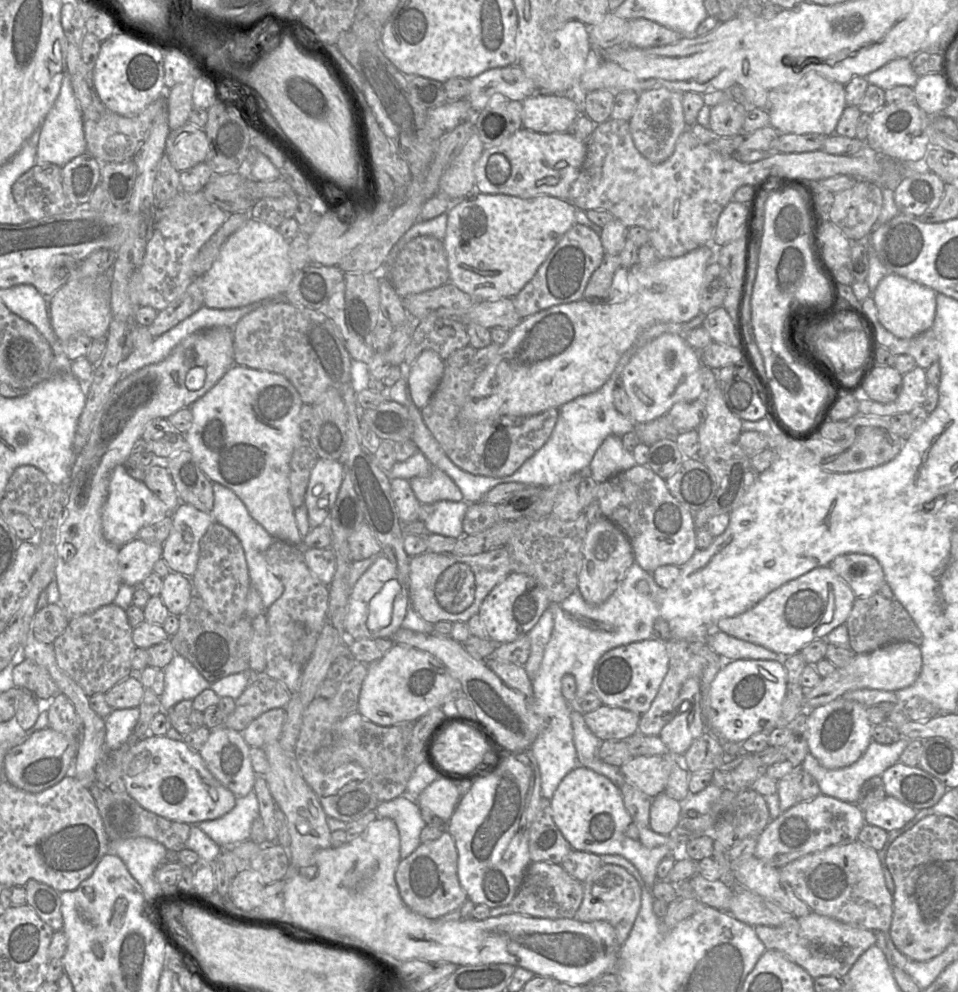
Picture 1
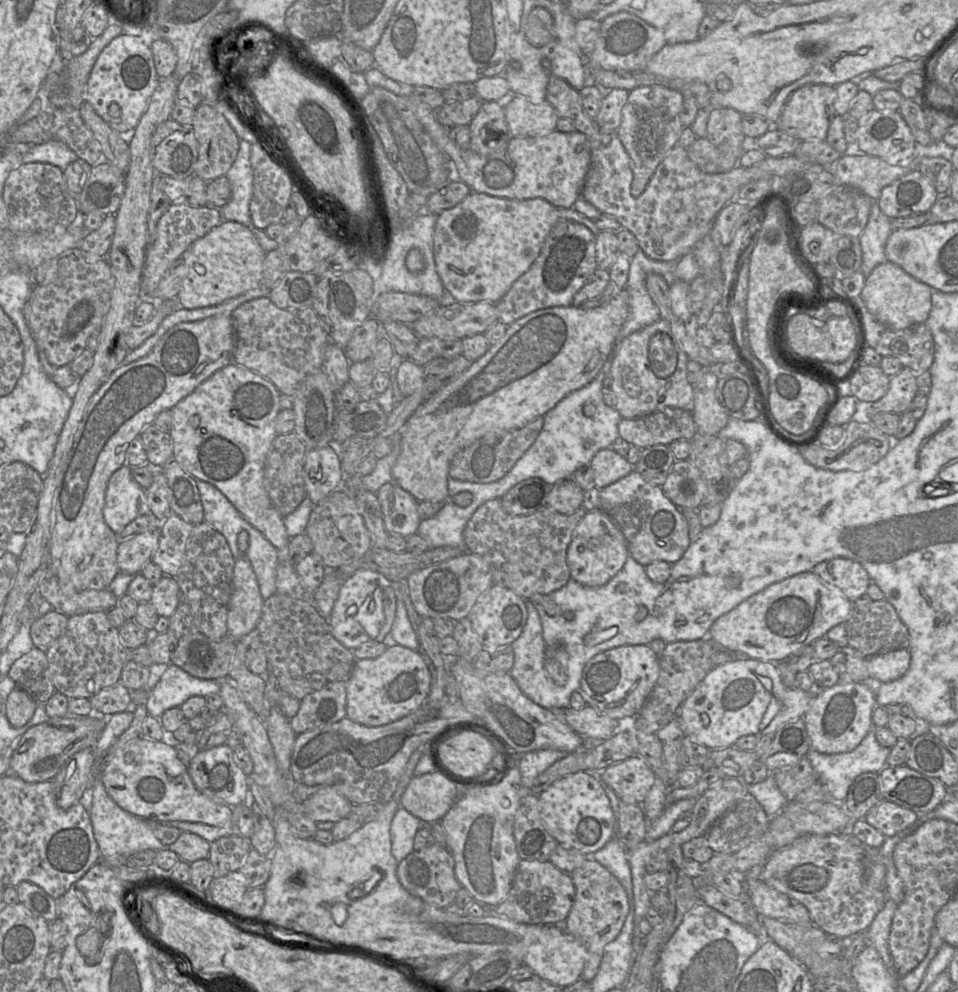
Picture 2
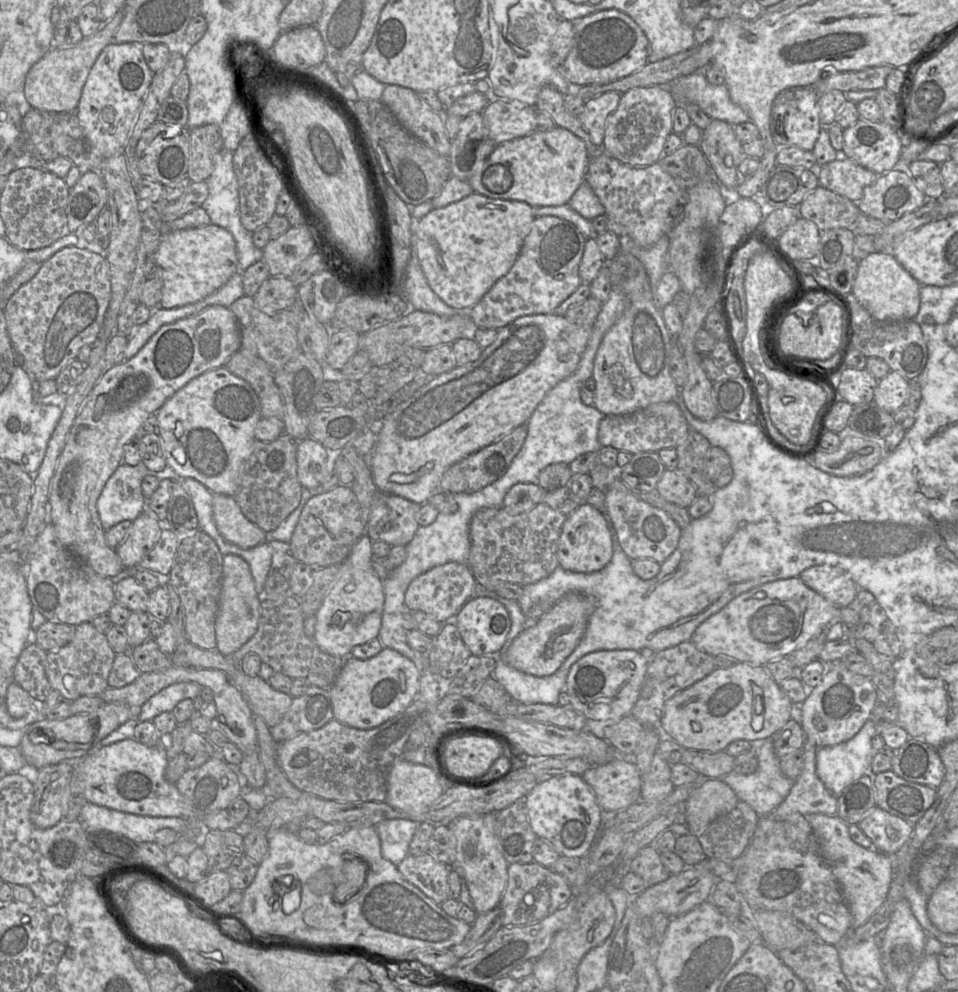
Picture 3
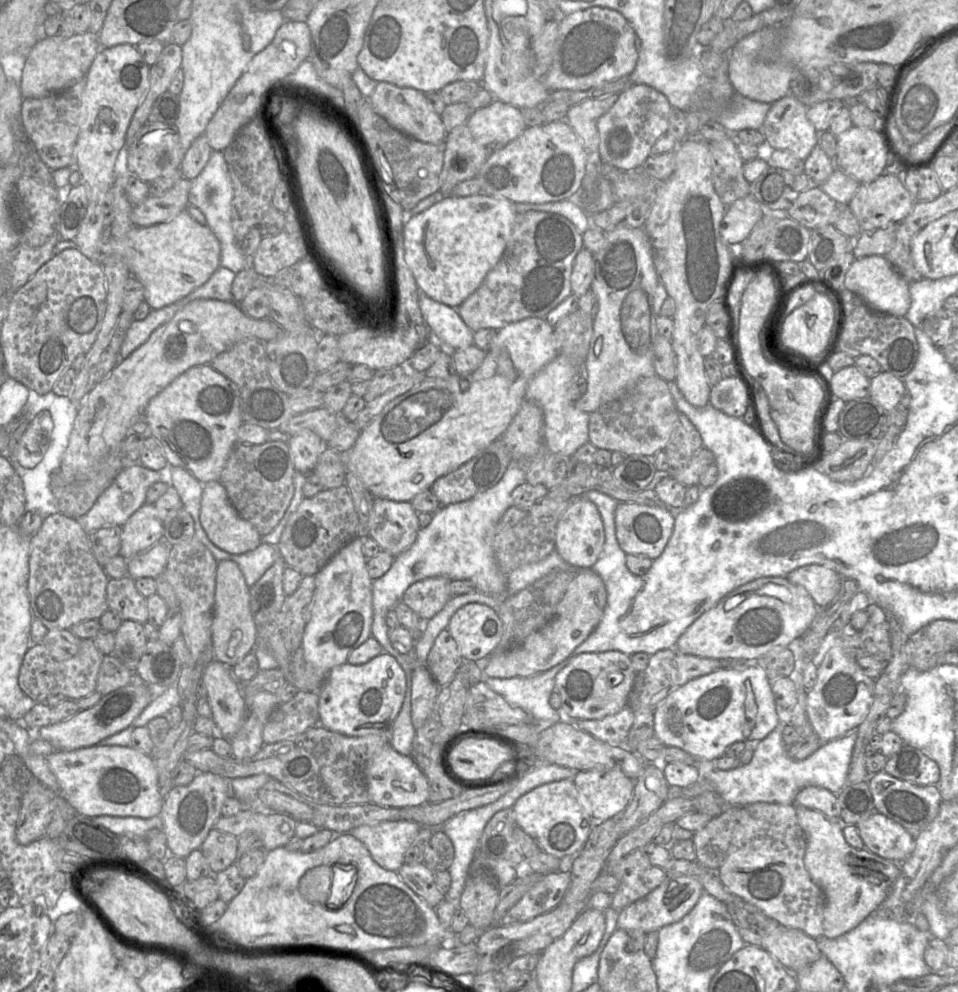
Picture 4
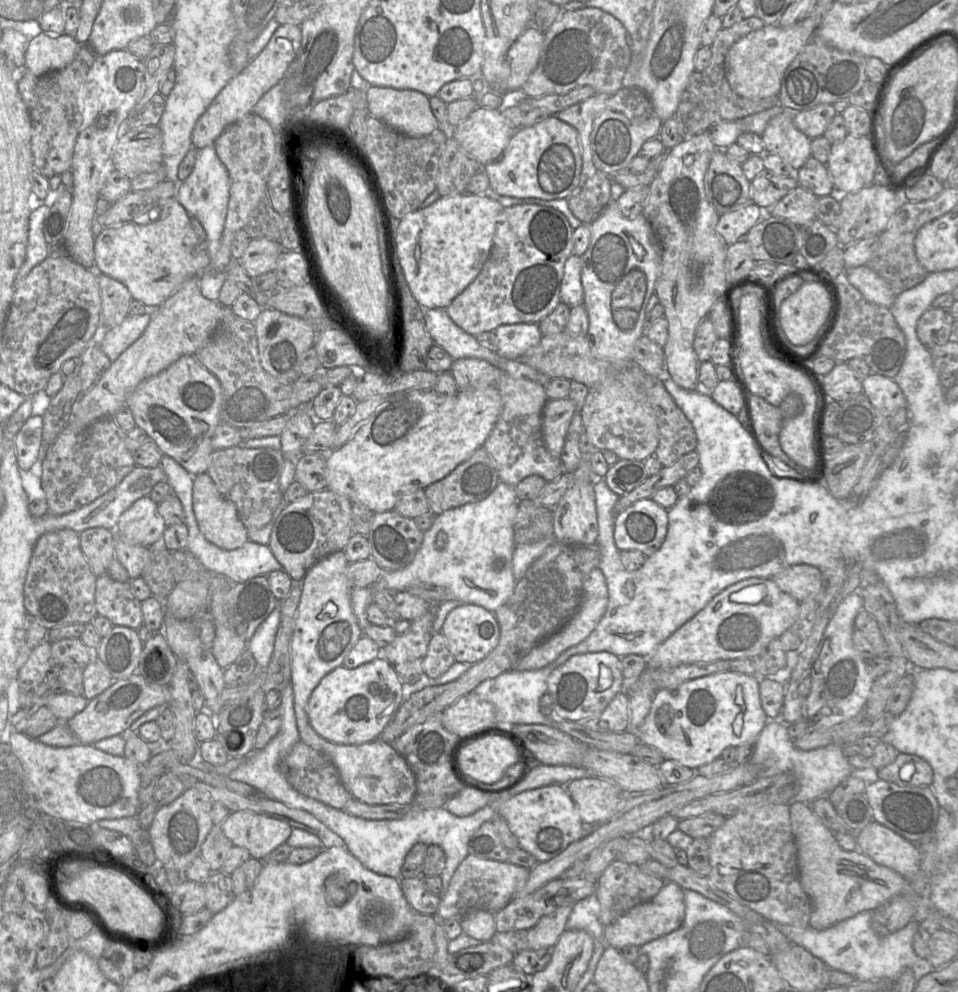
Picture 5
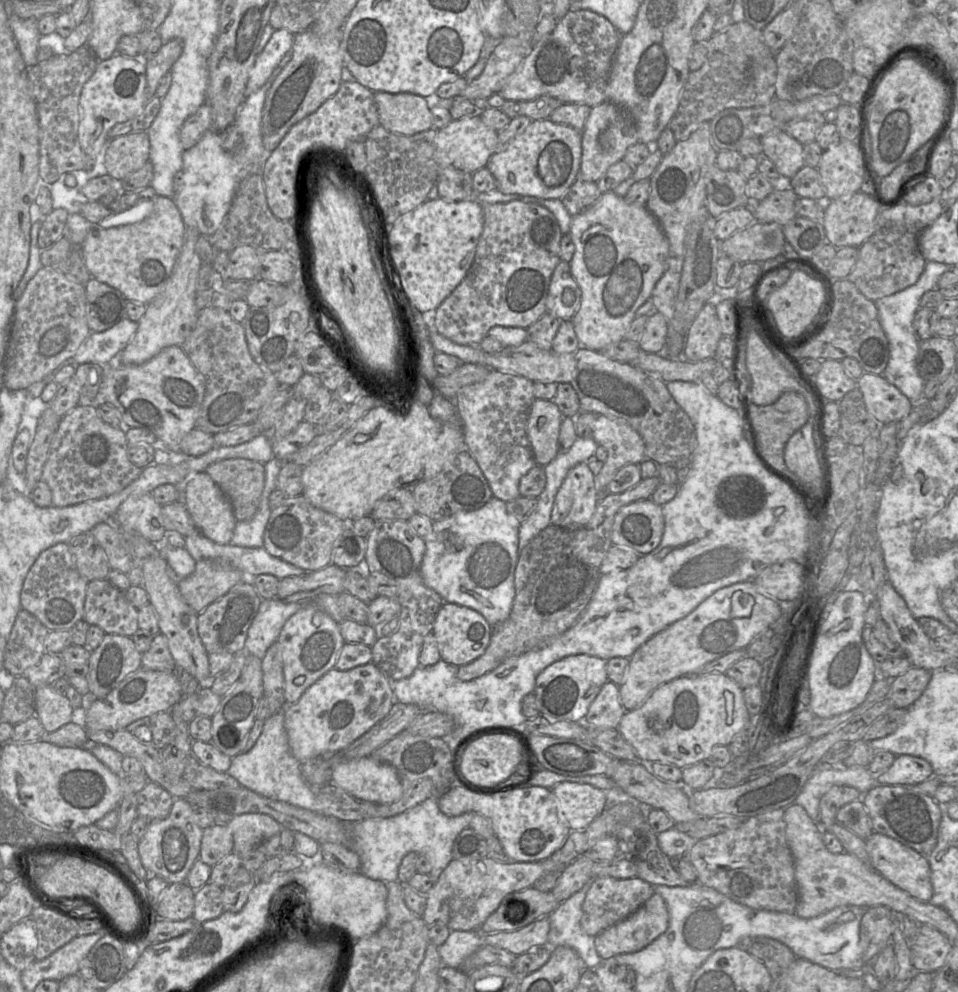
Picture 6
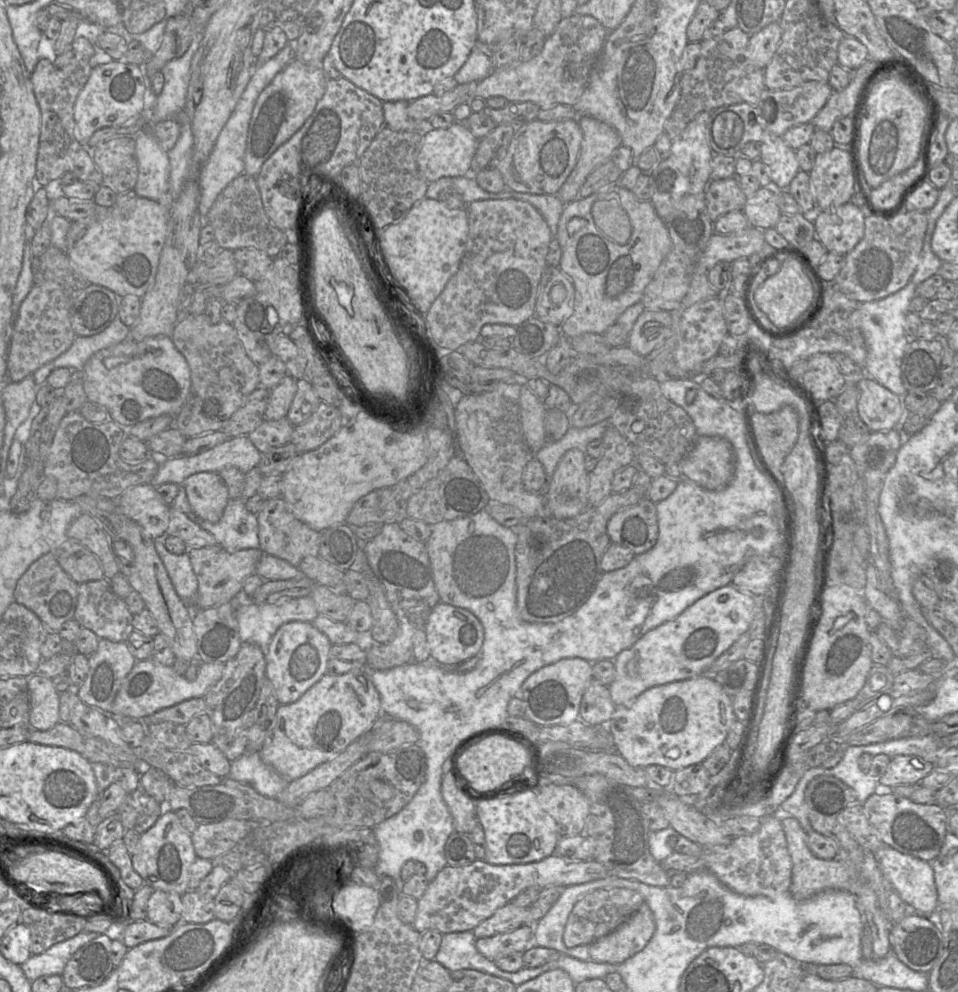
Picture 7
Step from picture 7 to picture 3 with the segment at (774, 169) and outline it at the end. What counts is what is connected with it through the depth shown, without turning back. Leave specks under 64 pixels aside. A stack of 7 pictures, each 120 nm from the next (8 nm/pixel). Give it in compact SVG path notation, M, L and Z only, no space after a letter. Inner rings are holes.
M795 87L782 91L771 109L770 130L778 146L793 146L812 151L822 129L820 94L813 87Z

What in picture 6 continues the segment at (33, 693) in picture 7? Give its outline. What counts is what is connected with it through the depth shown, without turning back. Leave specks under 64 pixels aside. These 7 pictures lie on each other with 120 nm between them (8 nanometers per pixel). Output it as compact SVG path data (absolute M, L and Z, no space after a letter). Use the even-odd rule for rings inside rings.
M51 685L35 688L35 715L47 733L79 720L79 712L71 706L68 698L54 691Z

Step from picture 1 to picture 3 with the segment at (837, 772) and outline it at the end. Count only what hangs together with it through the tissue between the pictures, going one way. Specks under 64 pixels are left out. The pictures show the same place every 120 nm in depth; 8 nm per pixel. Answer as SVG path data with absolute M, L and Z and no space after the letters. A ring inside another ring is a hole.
M871 719L846 742L834 746L818 747L816 773L835 797L861 776L869 773L874 755L872 738L877 729Z

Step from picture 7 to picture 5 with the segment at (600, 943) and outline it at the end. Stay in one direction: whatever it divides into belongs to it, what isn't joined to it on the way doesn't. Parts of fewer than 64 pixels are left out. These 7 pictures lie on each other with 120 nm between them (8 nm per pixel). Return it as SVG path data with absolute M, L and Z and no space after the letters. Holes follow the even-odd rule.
M666 881L657 895L643 904L637 905L605 926L603 941L607 946L619 950L627 946L640 947L652 940L678 929L685 919L684 890L676 883Z

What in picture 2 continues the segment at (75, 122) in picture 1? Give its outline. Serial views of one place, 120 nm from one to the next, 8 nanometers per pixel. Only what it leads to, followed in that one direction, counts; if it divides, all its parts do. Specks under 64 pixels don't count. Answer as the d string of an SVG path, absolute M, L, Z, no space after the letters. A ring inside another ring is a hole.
M50 140L31 146L23 157L23 164L46 163L64 171L68 165L78 159L77 155L62 141Z

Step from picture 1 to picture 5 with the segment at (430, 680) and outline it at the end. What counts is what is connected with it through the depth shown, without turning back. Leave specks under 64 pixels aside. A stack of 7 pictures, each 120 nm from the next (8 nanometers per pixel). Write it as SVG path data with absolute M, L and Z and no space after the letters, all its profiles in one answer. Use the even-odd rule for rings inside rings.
M380 656L356 668L341 665L326 674L310 695L307 713L310 725L325 740L335 744L358 745L379 738L405 697L406 685L401 682L393 666Z

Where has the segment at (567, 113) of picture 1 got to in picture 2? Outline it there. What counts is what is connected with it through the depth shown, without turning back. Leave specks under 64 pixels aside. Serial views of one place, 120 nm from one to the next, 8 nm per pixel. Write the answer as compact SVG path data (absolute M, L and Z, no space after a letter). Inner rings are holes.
M513 94L511 101L505 101L505 118L508 124L511 137L529 137L547 134L556 130L556 124L559 116L554 107L547 101L540 104L534 104L525 96Z

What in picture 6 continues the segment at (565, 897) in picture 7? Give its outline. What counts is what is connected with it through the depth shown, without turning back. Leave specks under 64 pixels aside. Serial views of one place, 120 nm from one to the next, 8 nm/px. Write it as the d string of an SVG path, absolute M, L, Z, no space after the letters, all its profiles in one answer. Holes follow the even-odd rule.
M587 883L578 892L560 903L548 916L550 931L547 944L544 946L570 947L576 951L585 967L594 969L602 963L602 959L595 949L595 937L586 934L580 924L582 905L589 889L590 883Z

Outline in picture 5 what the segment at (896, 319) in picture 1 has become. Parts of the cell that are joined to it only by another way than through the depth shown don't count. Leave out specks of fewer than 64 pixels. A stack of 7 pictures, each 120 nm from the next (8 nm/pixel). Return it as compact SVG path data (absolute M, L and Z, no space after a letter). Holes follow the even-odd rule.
M867 265L845 269L845 276L867 301L887 308L893 305L896 296L889 284Z

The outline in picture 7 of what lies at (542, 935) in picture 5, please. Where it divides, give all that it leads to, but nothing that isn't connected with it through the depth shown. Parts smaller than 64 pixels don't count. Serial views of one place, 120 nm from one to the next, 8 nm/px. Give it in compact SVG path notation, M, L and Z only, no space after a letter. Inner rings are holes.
M523 925L511 932L476 939L476 949L484 957L495 961L503 956L523 953L533 944L534 925Z

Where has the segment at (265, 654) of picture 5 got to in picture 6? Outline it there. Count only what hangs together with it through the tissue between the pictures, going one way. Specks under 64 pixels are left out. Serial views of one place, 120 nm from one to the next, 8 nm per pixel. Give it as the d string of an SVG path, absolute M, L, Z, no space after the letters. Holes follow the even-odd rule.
M276 598L262 599L248 629L245 651L262 660L269 647L277 640L287 619L299 611L306 602L283 602Z

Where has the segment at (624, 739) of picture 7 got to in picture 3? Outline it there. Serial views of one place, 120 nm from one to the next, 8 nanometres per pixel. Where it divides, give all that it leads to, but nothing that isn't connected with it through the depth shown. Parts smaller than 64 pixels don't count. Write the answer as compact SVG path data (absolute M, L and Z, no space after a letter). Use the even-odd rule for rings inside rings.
M738 662L729 668L716 667L709 675L676 693L665 703L659 729L664 737L686 749L716 753L735 740L755 741L772 738L792 717L793 703L762 665Z

